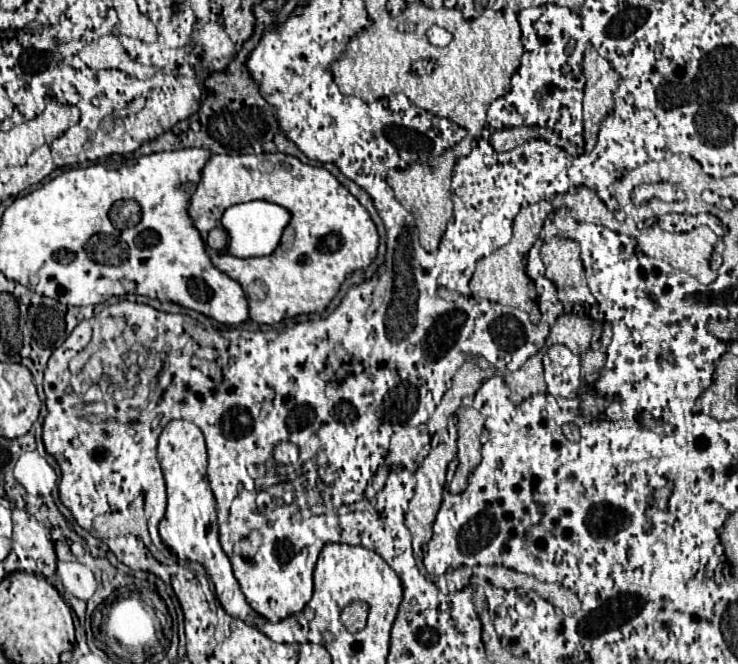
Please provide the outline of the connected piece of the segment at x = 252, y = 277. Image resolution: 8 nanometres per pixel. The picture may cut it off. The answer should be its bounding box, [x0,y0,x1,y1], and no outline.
[187,153,379,325]

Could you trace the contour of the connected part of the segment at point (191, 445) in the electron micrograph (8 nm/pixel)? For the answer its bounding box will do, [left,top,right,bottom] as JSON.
[157,419,267,629]

